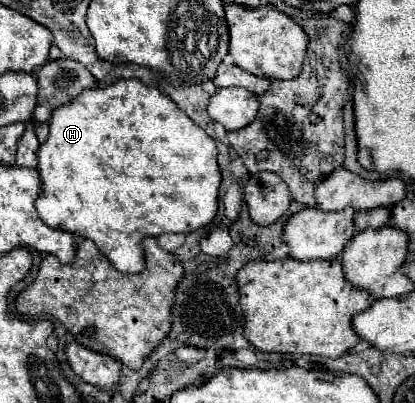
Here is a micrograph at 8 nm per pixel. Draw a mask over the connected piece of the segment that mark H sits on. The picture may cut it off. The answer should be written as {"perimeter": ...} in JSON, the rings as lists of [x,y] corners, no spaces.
{"perimeter":[[[120,79],[102,89],[100,87],[84,89],[84,93],[80,93],[80,97],[76,97],[76,101],[62,105],[62,109],[56,109],[56,113],[52,113],[48,125],[50,125],[48,139],[38,149],[38,167],[36,169],[40,173],[42,191],[34,201],[36,211],[46,225],[92,239],[96,243],[96,247],[114,263],[114,267],[118,271],[140,273],[144,269],[144,253],[142,253],[142,245],[140,245],[142,237],[146,237],[146,235],[158,237],[160,233],[190,233],[190,231],[196,231],[196,229],[208,225],[214,219],[216,209],[218,209],[218,187],[222,181],[222,175],[220,175],[220,169],[216,163],[216,143],[182,109],[178,109],[178,105],[168,95],[164,95],[158,87],[144,85],[138,79]]]}

